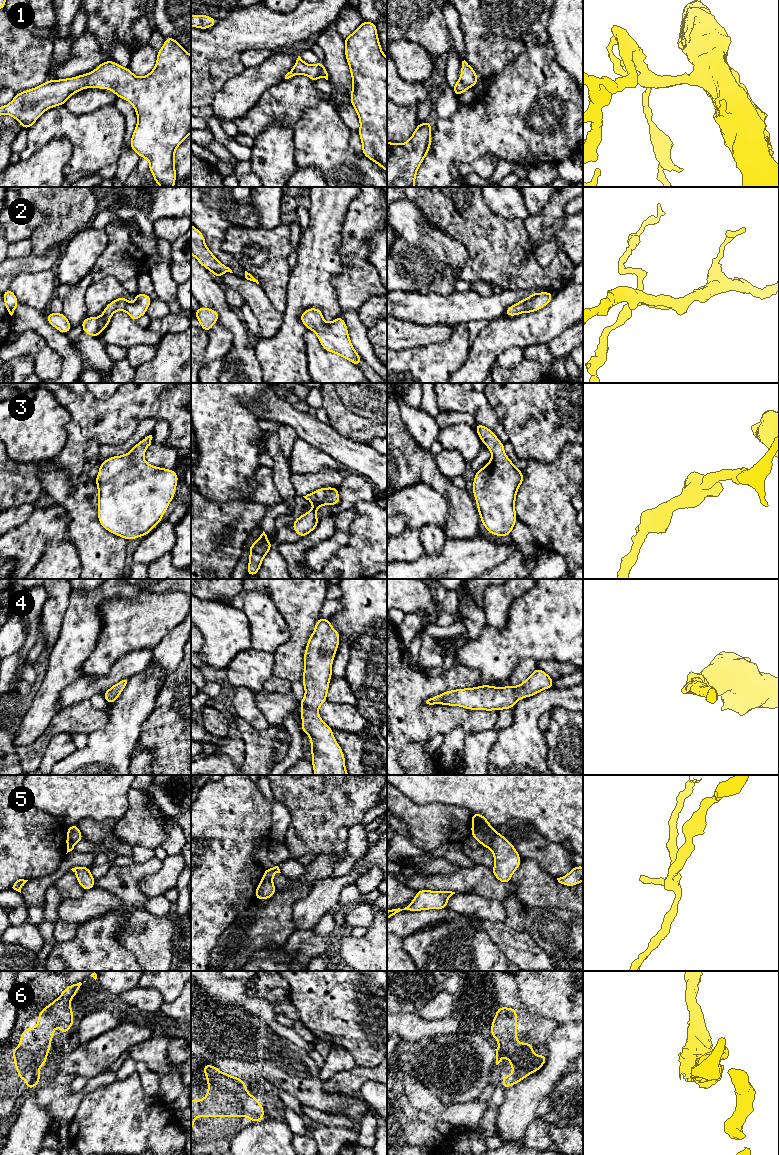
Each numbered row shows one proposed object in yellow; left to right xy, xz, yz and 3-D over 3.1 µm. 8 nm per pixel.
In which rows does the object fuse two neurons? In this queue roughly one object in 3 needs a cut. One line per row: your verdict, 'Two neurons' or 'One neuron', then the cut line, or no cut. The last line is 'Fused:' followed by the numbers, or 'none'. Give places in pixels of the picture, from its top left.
1: One neuron. No split
2: One neuron. No split
3: One neuron. No split
4: One neuron. No split
5: Two neurons. Split along yz (495, 831), (489, 846)
6: One neuron. No split
Fused: 5

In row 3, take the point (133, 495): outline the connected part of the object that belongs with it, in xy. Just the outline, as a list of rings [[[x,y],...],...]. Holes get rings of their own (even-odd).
[[[149,435],[137,443],[130,452],[121,456],[110,457],[100,463],[99,472],[95,480],[99,494],[99,523],[110,533],[126,540],[133,540],[150,533],[153,527],[161,522],[176,491],[178,475],[175,470],[152,466],[143,459],[147,447],[151,445],[151,440],[152,435]]]

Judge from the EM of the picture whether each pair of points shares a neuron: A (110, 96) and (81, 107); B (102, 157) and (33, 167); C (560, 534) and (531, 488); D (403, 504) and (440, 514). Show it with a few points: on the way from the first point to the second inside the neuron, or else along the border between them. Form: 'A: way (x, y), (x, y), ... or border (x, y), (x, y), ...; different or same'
A: way (103, 97), (88, 100); same
B: border (67, 138), (72, 155), (64, 167), (64, 176); different
C: way (552, 523), (546, 509), (546, 504), (542, 499); same
D: way (412, 504), (431, 508); same

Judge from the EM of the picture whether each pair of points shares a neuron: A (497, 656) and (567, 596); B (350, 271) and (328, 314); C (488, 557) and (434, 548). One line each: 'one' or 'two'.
A: one
B: two
C: two

